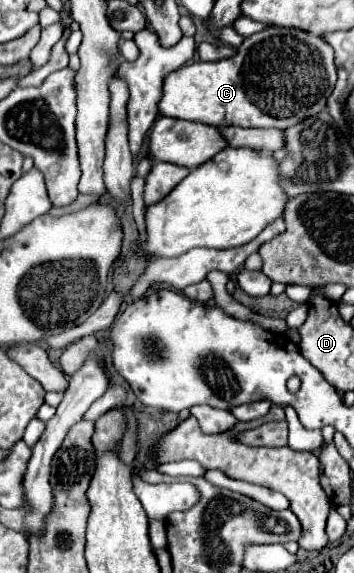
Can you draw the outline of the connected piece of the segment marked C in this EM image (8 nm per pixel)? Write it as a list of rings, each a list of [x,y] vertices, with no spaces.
[[[269,26],[269,30],[261,30],[261,32],[255,32],[251,34],[249,38],[243,40],[243,44],[237,48],[237,54],[231,56],[231,58],[225,58],[225,60],[217,60],[217,62],[193,62],[193,64],[187,64],[175,72],[171,72],[167,78],[165,78],[165,84],[163,84],[163,98],[159,102],[159,112],[163,116],[171,116],[171,118],[181,118],[181,120],[195,120],[195,122],[205,122],[205,124],[211,124],[211,126],[243,126],[243,128],[291,128],[299,122],[303,122],[307,116],[315,116],[319,114],[325,104],[327,104],[327,98],[331,96],[333,88],[335,88],[335,82],[337,82],[337,70],[335,70],[335,54],[333,54],[333,48],[321,38],[321,36],[315,36],[315,34],[309,34],[309,32],[303,32],[303,30],[297,30],[297,28],[279,28],[279,26]]]

